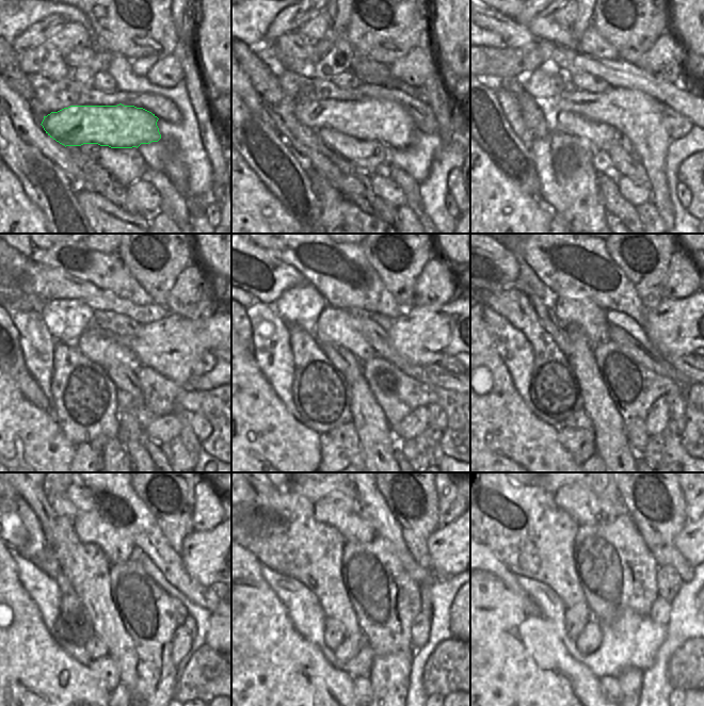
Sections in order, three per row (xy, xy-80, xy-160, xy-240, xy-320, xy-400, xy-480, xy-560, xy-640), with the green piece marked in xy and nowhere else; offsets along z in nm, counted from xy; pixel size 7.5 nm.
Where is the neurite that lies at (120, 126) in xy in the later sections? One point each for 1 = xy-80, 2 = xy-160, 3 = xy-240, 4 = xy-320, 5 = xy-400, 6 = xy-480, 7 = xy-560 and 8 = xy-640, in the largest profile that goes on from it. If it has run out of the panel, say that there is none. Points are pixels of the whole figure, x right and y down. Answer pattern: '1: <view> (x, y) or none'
1: xy-80 (381, 119)
2: xy-160 (637, 116)
3: xy-240 (172, 346)
4: xy-320 (425, 335)
5: xy-400 (675, 326)
6: xy-480 (209, 557)
7: xy-560 (448, 546)
8: xy-640 (687, 542)

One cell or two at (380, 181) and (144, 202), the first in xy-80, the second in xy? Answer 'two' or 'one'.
one

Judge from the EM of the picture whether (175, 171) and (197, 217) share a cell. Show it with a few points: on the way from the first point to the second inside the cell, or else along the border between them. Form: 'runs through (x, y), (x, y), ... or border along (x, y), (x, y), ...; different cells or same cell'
runs through (180, 182), (182, 189), (195, 205); same cell

